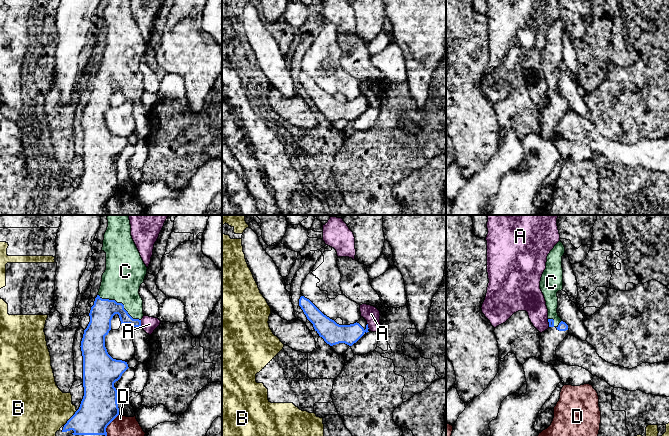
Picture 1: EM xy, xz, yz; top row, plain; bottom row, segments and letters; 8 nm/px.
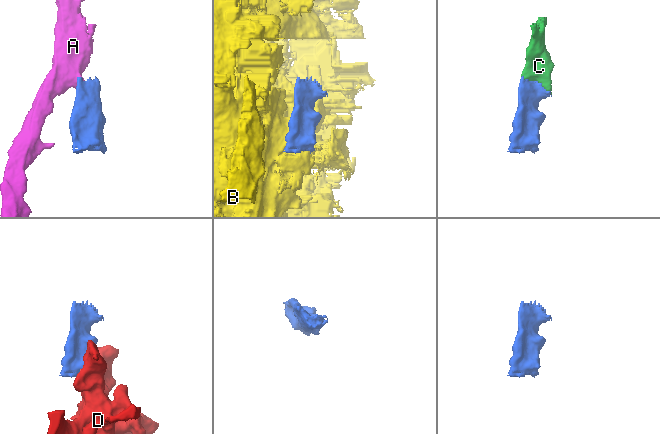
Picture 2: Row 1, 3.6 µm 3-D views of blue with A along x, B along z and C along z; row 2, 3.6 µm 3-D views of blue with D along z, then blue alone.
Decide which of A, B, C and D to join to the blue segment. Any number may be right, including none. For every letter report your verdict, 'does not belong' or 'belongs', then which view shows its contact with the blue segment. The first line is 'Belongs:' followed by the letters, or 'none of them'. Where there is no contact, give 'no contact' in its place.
Belongs: C
A: does not belong; contact in xy
B: does not belong; contact in xy
C: belongs; contact in xy
D: does not belong; contact in xy

